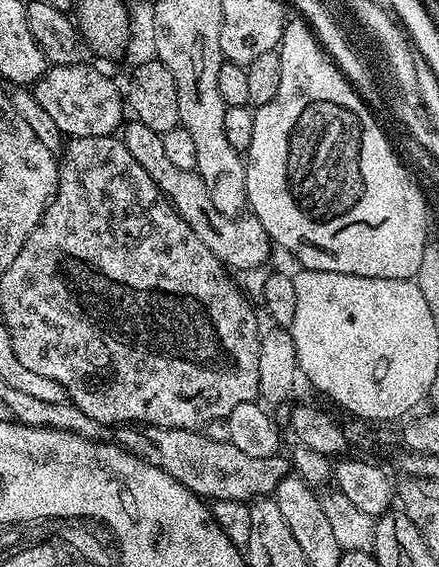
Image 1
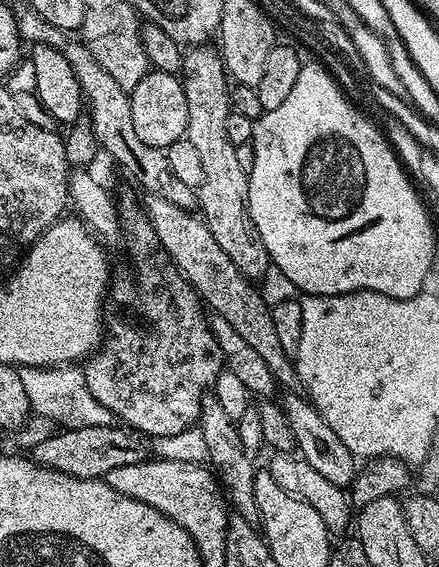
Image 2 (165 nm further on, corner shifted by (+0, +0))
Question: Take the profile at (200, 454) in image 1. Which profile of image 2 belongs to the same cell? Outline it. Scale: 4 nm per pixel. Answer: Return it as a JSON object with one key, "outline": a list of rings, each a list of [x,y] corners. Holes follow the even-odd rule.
{"outline":[[[87,426],[86,429],[58,430],[50,438],[31,448],[30,456],[42,467],[52,468],[55,472],[83,480],[98,480],[104,478],[112,467],[138,463],[142,459],[140,451],[143,448],[146,448],[145,441],[127,427]]]}

